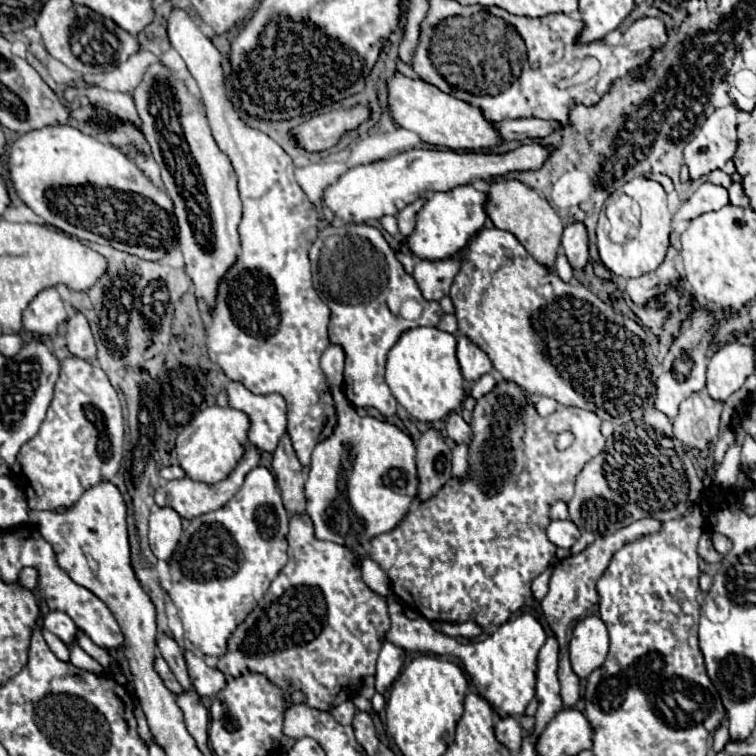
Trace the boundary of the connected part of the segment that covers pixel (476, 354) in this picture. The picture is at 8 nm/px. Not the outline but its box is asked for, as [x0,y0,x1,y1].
[457,335,493,381]

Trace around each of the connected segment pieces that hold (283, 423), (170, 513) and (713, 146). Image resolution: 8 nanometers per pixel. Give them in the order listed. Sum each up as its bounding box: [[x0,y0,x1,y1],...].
[[227,381,287,453],[149,507,181,561],[683,105,737,181]]

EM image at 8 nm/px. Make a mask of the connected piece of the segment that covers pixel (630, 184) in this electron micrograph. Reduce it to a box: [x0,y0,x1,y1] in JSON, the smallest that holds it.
[597,177,673,279]

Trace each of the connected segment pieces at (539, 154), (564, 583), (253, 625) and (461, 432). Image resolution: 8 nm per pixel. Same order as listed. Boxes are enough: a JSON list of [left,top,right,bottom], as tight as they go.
[[325,143,553,223],[541,519,661,707],[217,513,391,711],[445,413,471,443]]

